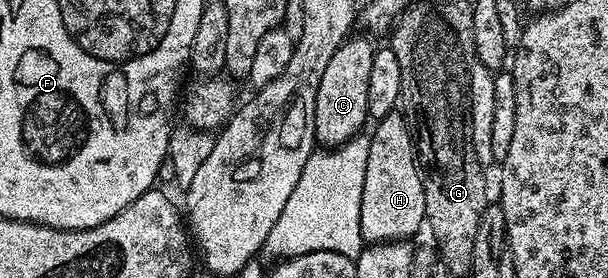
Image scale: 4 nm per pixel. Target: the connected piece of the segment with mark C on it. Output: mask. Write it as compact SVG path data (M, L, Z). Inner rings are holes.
M349 37L330 57L318 85L318 101L314 101L314 129L316 141L321 148L342 146L365 130L368 118L368 95L370 86L370 65L374 65L374 43L371 38ZM372 42L372 43L371 43Z

